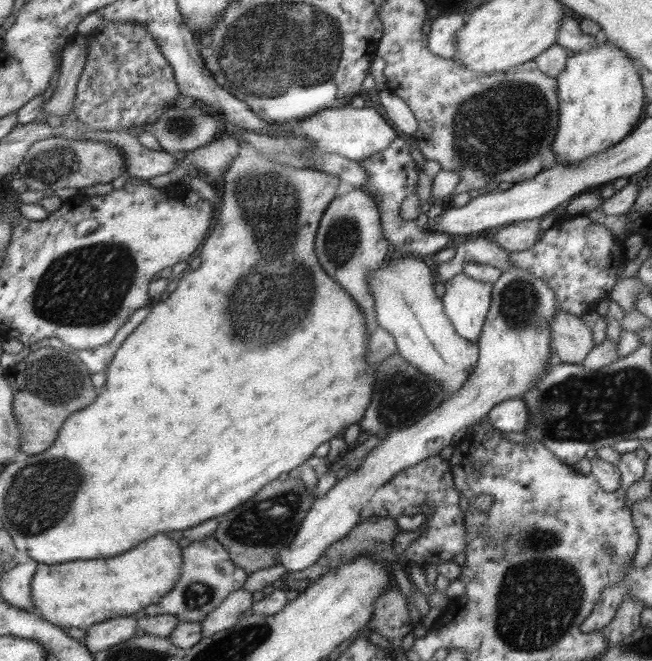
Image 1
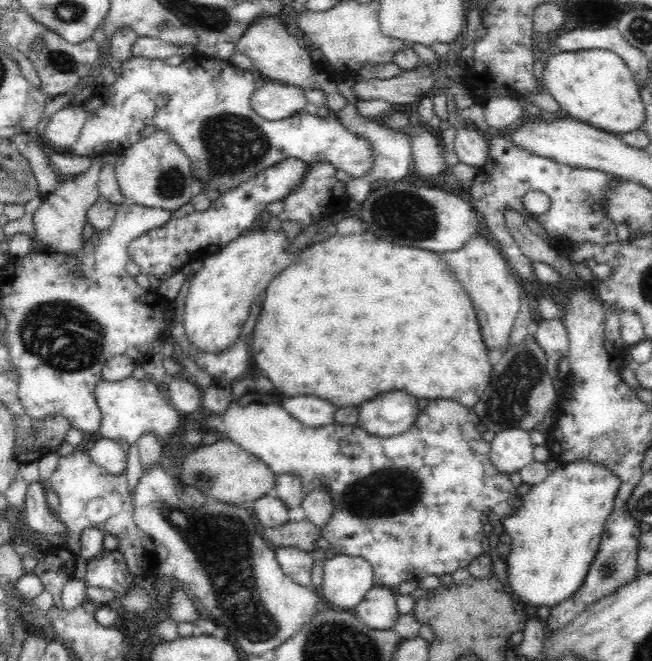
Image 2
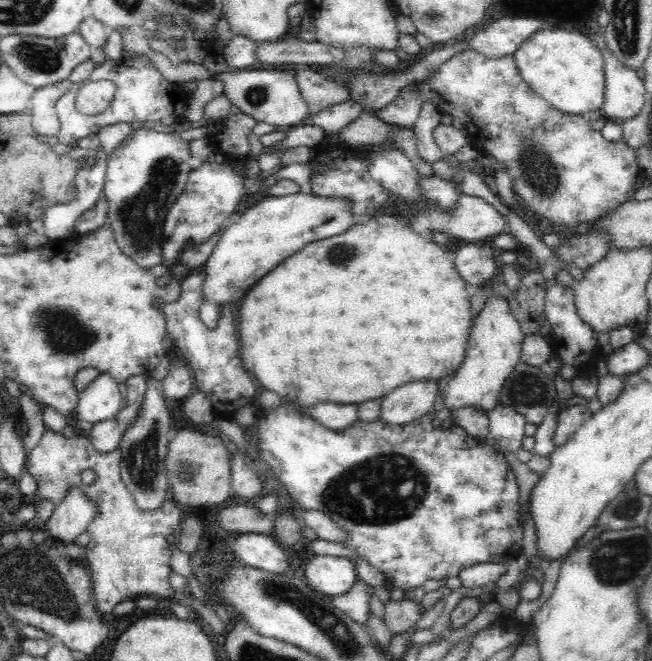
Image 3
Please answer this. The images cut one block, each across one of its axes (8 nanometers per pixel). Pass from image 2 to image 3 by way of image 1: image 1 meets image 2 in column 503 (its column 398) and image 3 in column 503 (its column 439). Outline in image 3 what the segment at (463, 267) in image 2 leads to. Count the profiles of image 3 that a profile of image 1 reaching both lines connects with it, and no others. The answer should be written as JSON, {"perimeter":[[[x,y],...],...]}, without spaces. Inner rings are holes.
{"perimeter":[[[493,298],[471,326],[465,355],[460,366],[452,374],[447,387],[441,392],[443,408],[454,412],[460,408],[491,411],[498,404],[506,378],[519,363],[524,334],[510,312],[505,298]]]}

